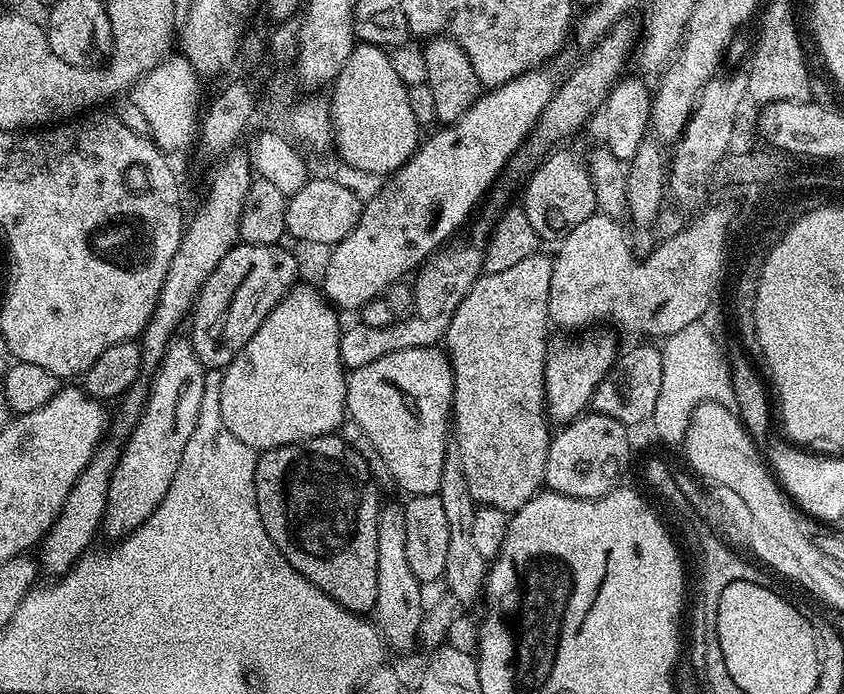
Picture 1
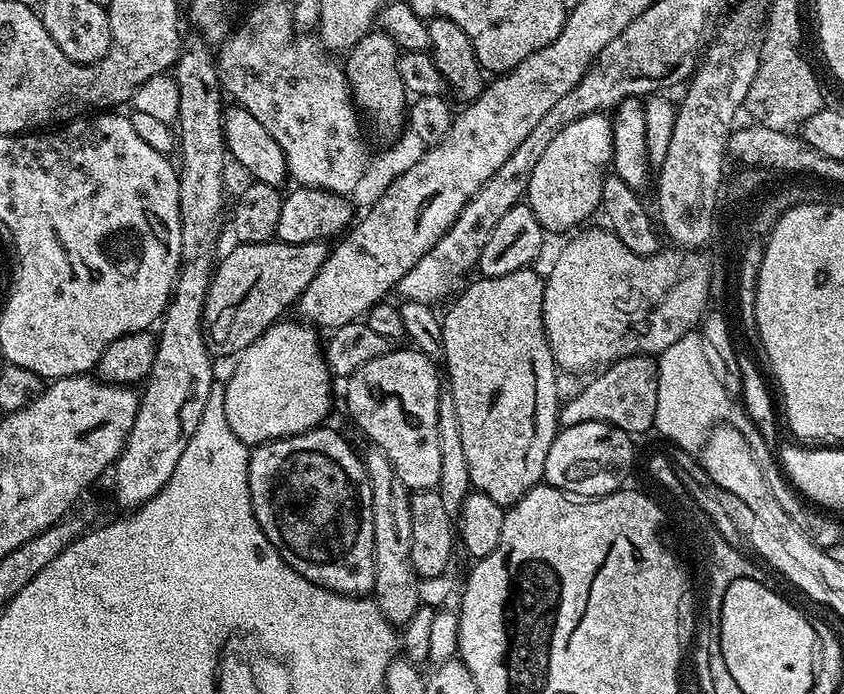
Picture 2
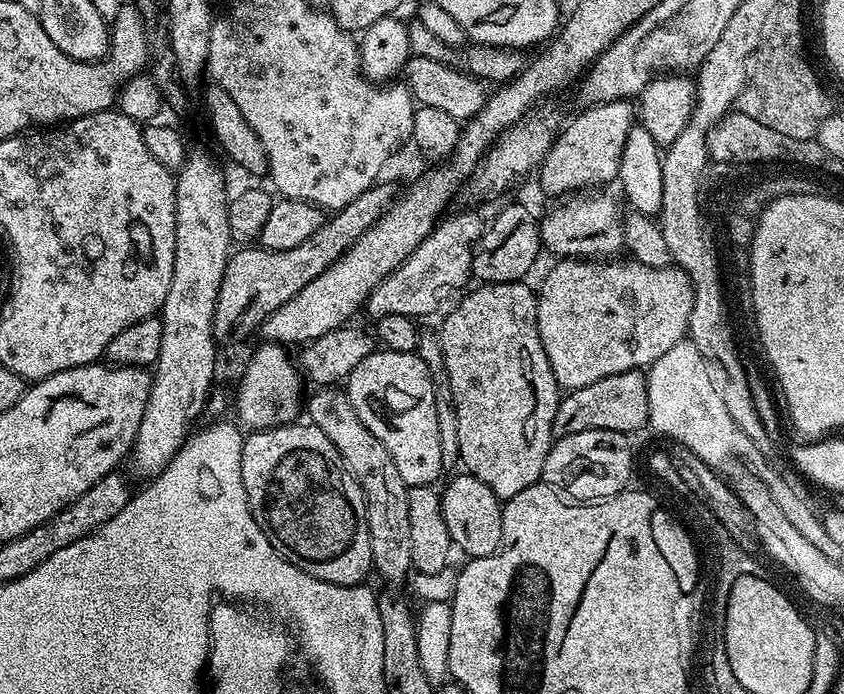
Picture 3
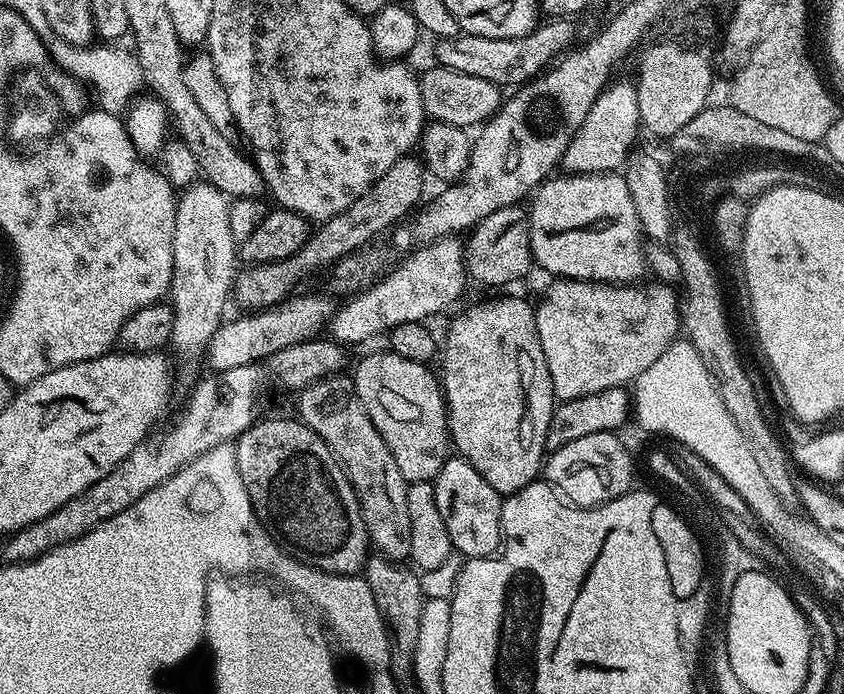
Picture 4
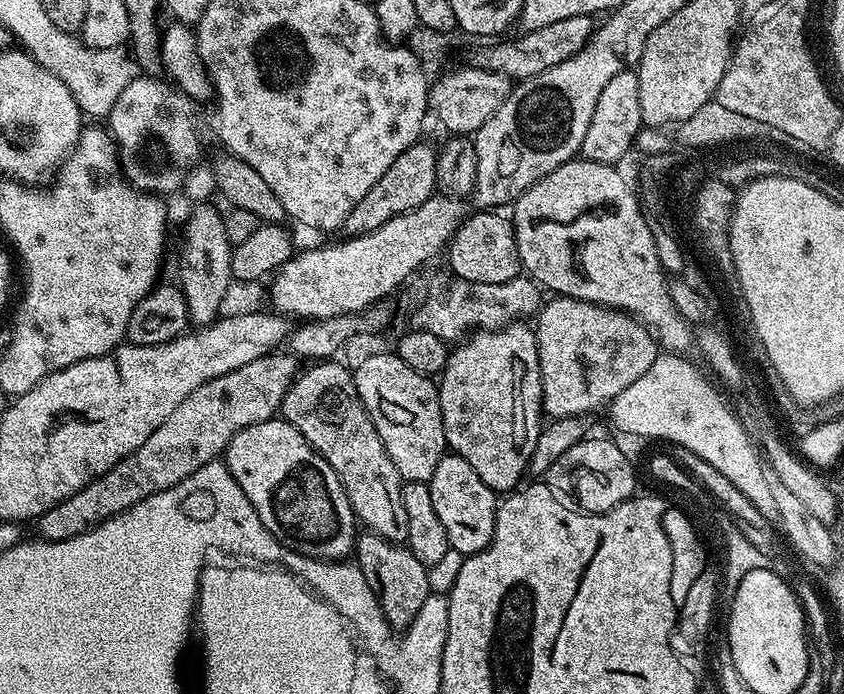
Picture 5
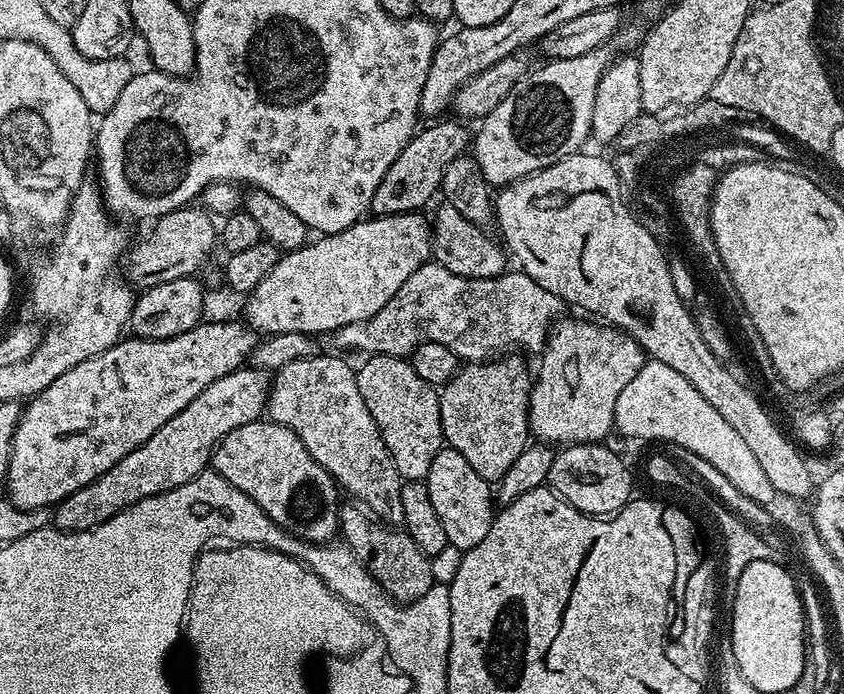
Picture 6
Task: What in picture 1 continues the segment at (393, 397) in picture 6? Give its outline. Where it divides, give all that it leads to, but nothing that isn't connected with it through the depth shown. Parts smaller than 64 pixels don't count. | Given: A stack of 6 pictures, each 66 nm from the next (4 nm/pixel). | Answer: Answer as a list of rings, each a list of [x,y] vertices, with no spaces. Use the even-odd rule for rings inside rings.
[[[436,346],[407,348],[394,354],[386,354],[386,358],[378,358],[378,362],[369,362],[361,368],[351,369],[347,377],[347,415],[364,431],[365,438],[372,443],[373,450],[380,455],[381,462],[388,467],[388,472],[396,479],[397,486],[405,488],[405,493],[413,496],[437,495],[444,456],[450,447],[451,360]]]

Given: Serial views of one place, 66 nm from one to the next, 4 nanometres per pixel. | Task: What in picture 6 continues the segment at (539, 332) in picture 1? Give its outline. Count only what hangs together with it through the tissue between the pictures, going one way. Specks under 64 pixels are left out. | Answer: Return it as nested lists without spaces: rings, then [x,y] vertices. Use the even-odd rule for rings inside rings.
[[[508,354],[487,362],[465,363],[438,392],[444,444],[458,450],[489,482],[499,482],[530,443],[528,403],[534,380],[528,377],[523,359],[523,355]]]

